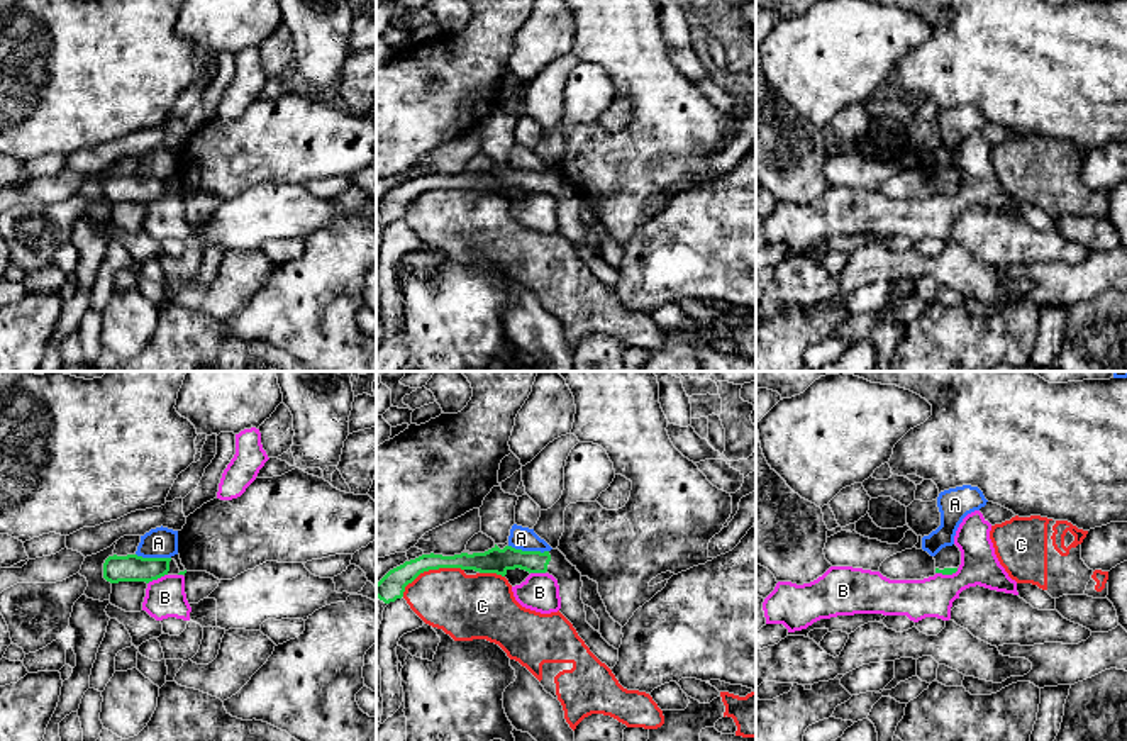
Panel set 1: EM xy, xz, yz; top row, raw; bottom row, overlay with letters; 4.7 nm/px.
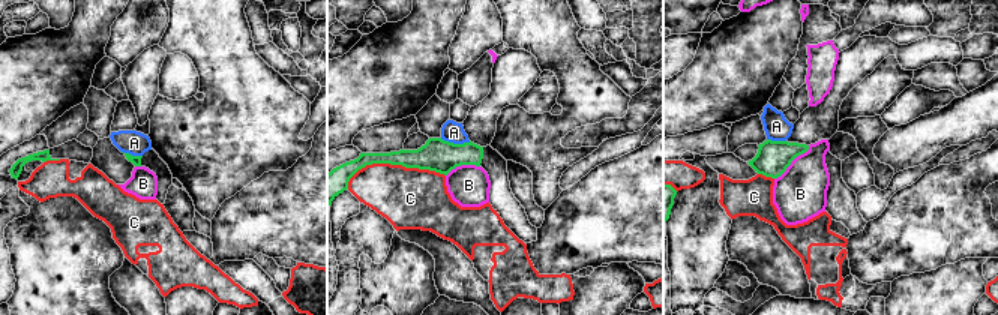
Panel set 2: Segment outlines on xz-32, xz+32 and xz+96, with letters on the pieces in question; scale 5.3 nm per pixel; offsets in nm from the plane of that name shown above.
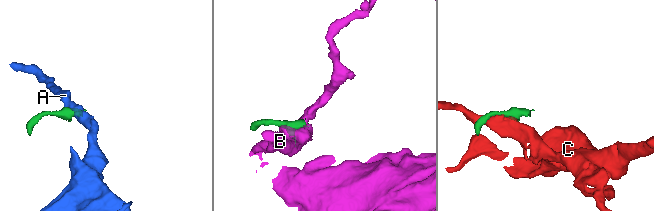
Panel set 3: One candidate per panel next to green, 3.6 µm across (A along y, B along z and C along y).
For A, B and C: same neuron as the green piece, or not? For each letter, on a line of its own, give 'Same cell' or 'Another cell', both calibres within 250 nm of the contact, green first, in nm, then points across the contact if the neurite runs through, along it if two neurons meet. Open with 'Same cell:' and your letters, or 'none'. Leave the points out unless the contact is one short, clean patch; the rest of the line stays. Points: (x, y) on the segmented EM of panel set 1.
Same cell: none
A: Another cell. Thickness 120 nm (green) against 110 nm. Boundary: xz (509, 545), (519, 550), (548, 551)
B: Another cell. Thickness 130 nm (green) against 190 nm. Boundary: xy (166, 573), (148, 584)
C: Another cell. Thickness 120 nm (green) against 300 nm

